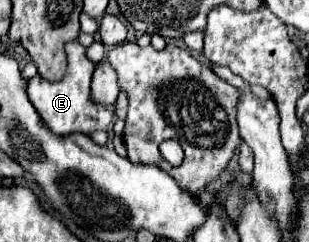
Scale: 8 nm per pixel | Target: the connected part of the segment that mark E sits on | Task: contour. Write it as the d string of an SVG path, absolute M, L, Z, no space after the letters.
M72 40L66 46L66 56L68 56L68 68L66 68L66 76L60 82L46 82L38 74L32 80L28 80L26 92L28 92L32 106L36 108L40 118L46 122L46 126L54 134L60 134L60 136L74 134L74 132L92 134L96 130L108 130L114 124L116 104L102 106L102 104L96 104L92 100L90 78L92 78L92 72L94 72L94 64L88 60L86 48L78 40Z

